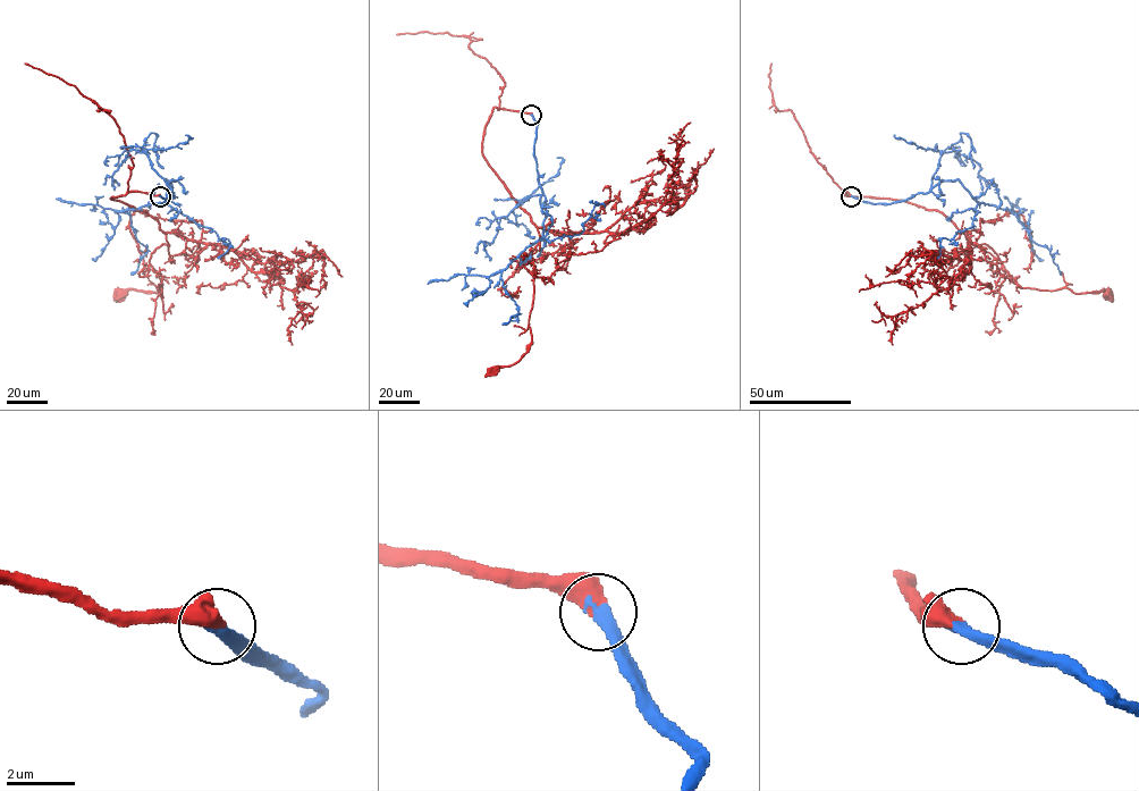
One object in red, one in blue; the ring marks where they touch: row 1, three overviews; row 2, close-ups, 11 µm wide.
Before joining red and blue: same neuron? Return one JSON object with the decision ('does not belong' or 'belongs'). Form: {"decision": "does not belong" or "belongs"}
{"decision": "belongs"}

